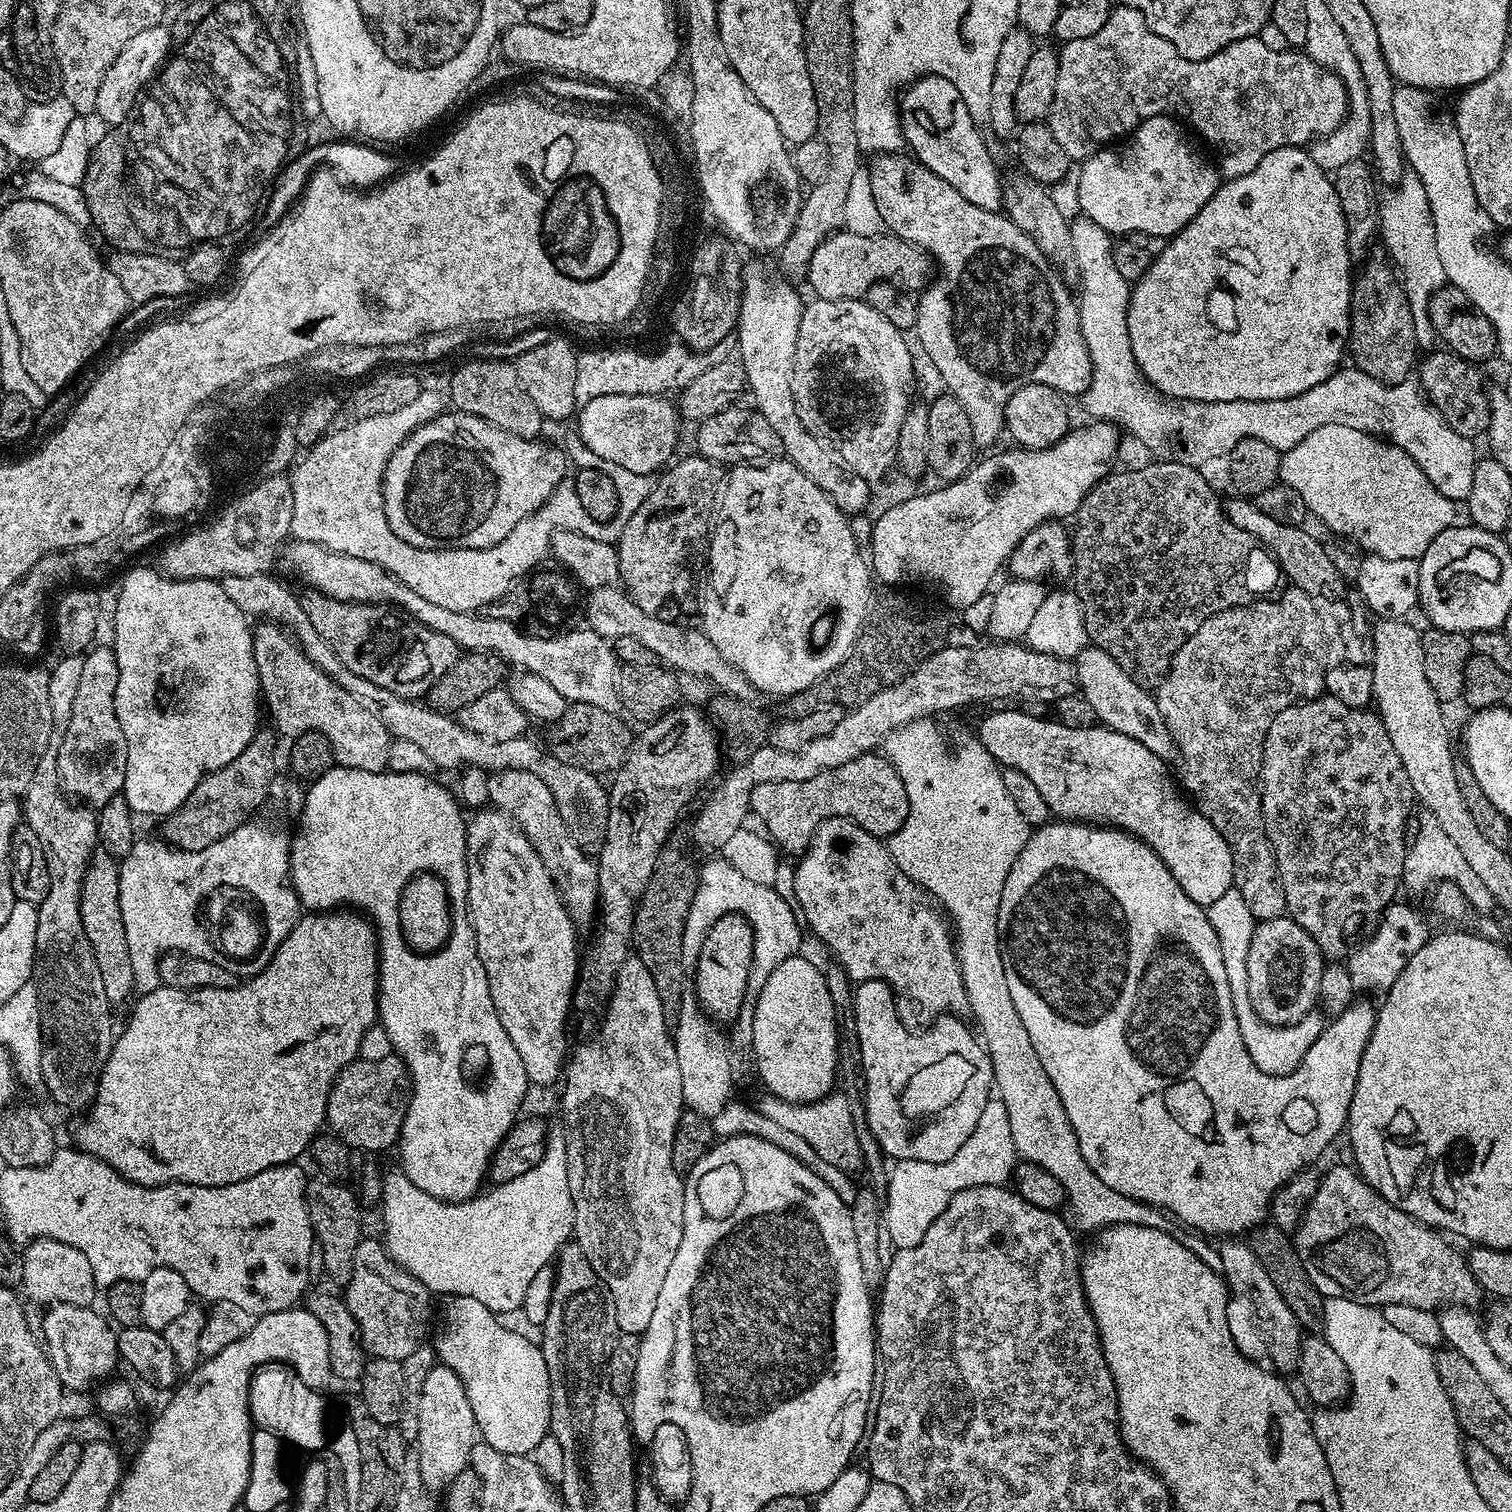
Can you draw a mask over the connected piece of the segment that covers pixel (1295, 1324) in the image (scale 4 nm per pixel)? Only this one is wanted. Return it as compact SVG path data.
M1224 1238L1219 1241L1218 1268L1229 1291L1226 1322L1230 1338L1234 1338L1238 1350L1248 1360L1255 1360L1261 1366L1269 1364L1280 1374L1295 1373L1300 1363L1302 1326L1298 1318L1294 1318L1290 1306L1286 1306L1286 1298L1278 1294L1278 1286L1274 1286L1270 1274L1266 1274L1266 1266L1258 1262L1258 1254L1254 1254L1251 1243L1244 1241L1243 1244L1240 1240L1243 1239Z

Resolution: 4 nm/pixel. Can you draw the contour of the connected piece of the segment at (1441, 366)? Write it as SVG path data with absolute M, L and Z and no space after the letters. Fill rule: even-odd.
M1432 350L1428 356L1419 361L1418 383L1428 398L1428 402L1442 414L1442 418L1458 434L1469 438L1483 437L1490 426L1490 406L1486 383L1480 377L1480 372L1471 360L1464 360L1451 350L1436 352Z

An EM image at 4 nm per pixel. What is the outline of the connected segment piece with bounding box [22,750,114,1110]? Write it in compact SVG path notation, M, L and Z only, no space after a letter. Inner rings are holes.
M49 750L46 754L42 754L42 758L38 762L38 770L34 770L34 778L30 778L30 786L22 794L23 823L28 824L30 830L34 830L34 834L38 834L38 842L42 842L42 850L46 854L46 866L50 870L50 894L46 894L46 898L42 898L42 902L36 909L36 913L38 914L38 934L36 935L34 983L40 997L40 1029L42 1030L42 1038L44 1039L44 1049L42 1050L42 1084L43 1087L48 1087L49 1094L58 1103L65 1104L68 1108L81 1108L81 1110L87 1109L92 1101L96 1099L100 1075L106 1066L106 1058L110 1058L110 1050L112 1049L114 1039L114 1028L112 1032L112 1012L114 1012L114 1006L106 998L106 986L102 986L102 974L98 971L98 958L94 958L94 946L90 946L90 938L86 938L86 926L82 926L82 910L80 909L80 895L82 894L84 875L88 869L88 864L92 860L93 852L97 851L98 848L96 817L97 813L91 807L85 806L80 802L73 802L66 795L64 789L61 788L55 751Z

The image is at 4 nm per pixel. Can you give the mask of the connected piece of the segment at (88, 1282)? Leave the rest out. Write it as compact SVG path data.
M34 1240L23 1249L24 1282L22 1292L36 1304L51 1306L53 1304L73 1304L89 1307L92 1299L98 1295L94 1270L90 1258L74 1246L57 1240Z

